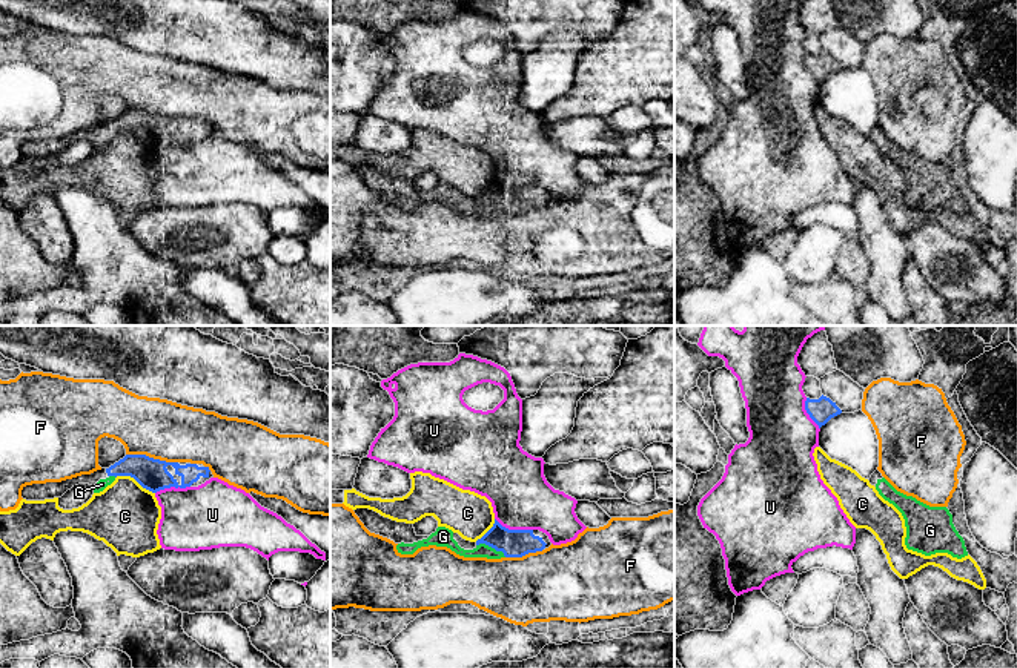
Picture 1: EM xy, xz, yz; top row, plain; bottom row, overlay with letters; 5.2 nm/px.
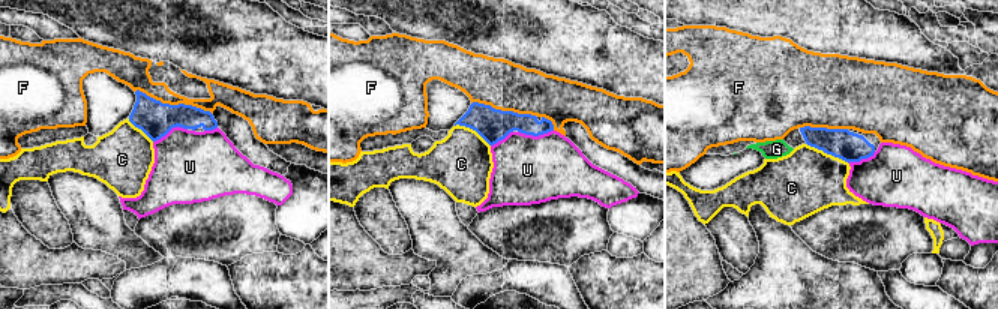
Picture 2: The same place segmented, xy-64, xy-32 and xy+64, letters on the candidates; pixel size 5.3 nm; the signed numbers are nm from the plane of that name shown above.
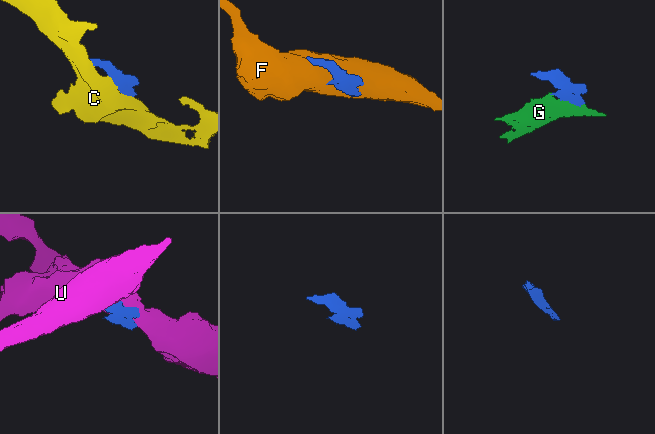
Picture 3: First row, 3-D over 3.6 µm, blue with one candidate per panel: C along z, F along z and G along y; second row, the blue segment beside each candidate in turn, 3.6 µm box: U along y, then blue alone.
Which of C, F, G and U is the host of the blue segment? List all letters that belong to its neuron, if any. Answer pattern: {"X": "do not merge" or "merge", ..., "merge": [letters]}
{"C": "do not merge", "F": "do not merge", "G": "merge", "U": "do not merge", "merge": ["G"]}

